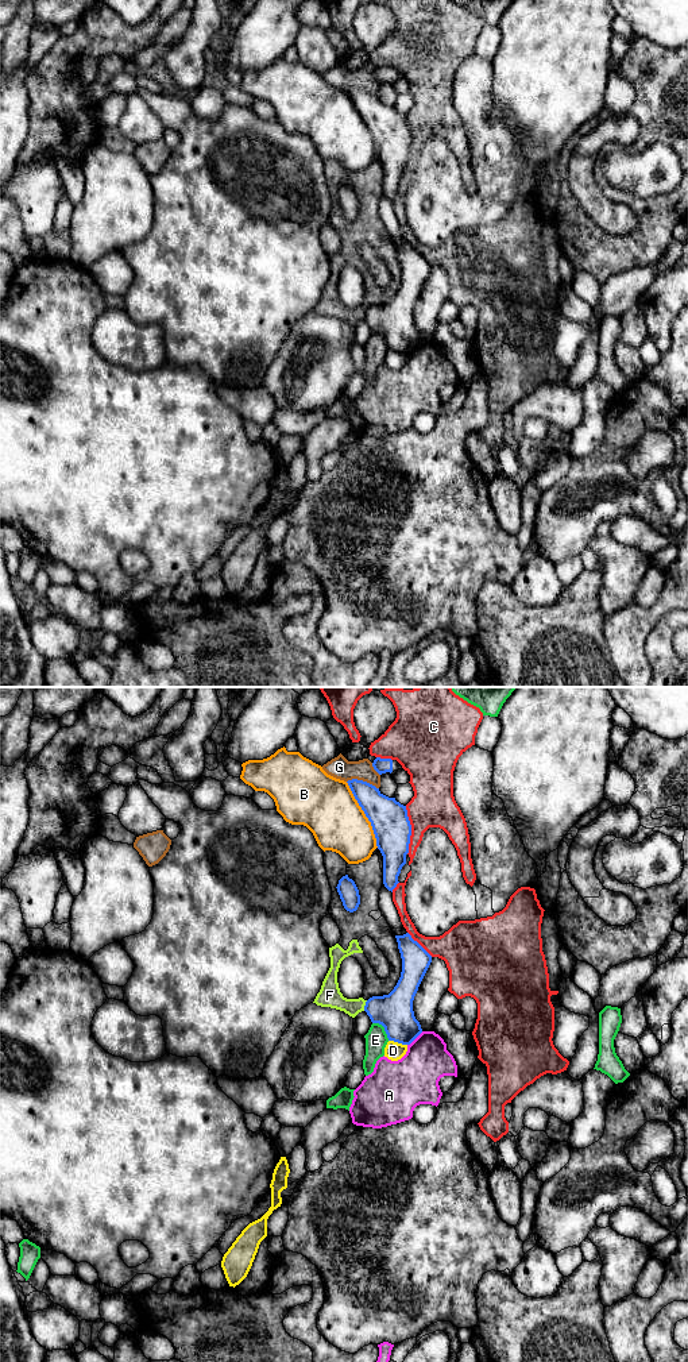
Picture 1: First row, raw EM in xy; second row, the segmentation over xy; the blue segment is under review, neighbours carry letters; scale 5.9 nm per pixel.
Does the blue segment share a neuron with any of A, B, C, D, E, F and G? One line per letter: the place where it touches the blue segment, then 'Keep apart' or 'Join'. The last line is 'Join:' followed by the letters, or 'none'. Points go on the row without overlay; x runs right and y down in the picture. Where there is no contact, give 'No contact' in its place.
A: Touches blue at xy (414, 347). Keep apart
B: Touches blue at xy (364, 122). Keep apart
C: Touches blue at xy (410, 139). Keep apart
D: Touches blue at xy (398, 351). Keep apart
E: Touches blue at xy (385, 338). Keep apart
F: Touches blue at xy (364, 315). Keep apart
G: Touches blue at xy (362, 89). Keep apart
Join: none

